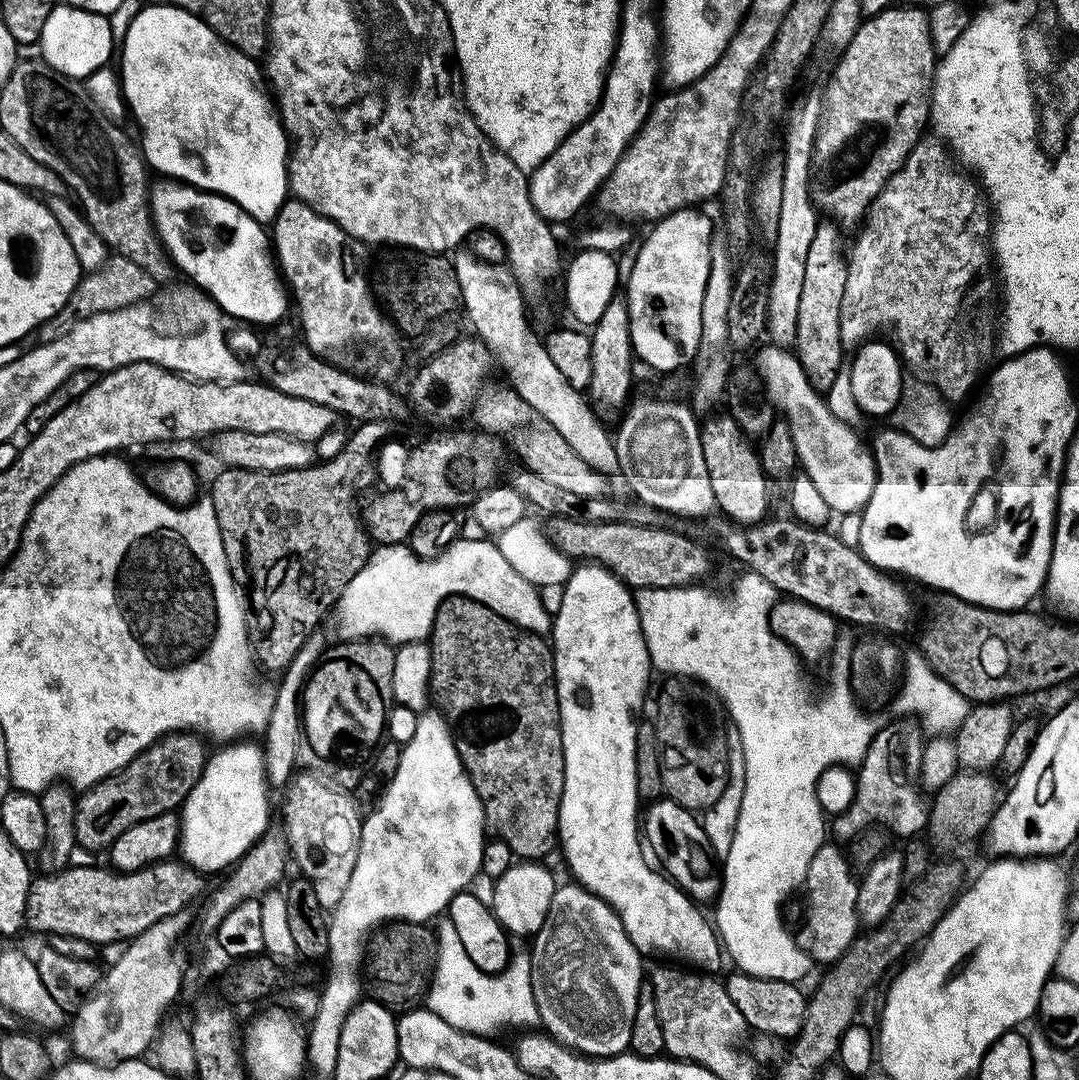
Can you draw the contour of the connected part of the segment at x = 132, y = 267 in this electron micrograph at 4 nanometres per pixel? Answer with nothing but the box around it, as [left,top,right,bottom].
[39,255,157,341]

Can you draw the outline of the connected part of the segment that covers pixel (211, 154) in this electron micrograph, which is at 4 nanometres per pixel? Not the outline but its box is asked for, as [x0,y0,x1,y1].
[118,2,290,222]

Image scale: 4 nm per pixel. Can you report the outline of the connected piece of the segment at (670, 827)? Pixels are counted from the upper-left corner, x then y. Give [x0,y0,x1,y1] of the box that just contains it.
[642,798,721,901]

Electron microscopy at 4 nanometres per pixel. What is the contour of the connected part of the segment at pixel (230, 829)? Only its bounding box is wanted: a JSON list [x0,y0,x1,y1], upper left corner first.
[179,742,270,874]

